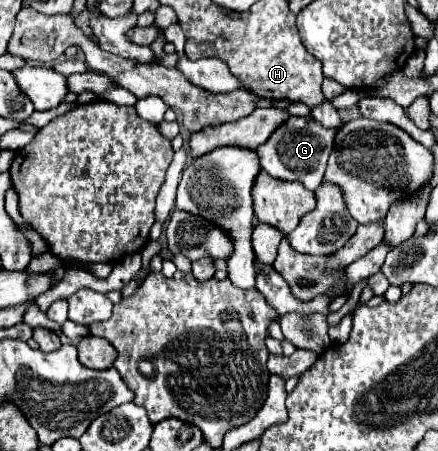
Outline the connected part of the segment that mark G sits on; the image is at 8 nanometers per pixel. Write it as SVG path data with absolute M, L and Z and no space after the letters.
M312 115L288 117L288 121L276 127L272 137L268 137L268 141L256 149L256 153L268 175L284 181L300 181L306 189L316 189L324 179L324 169L332 153L332 137L336 137L336 133L338 129L324 129Z

